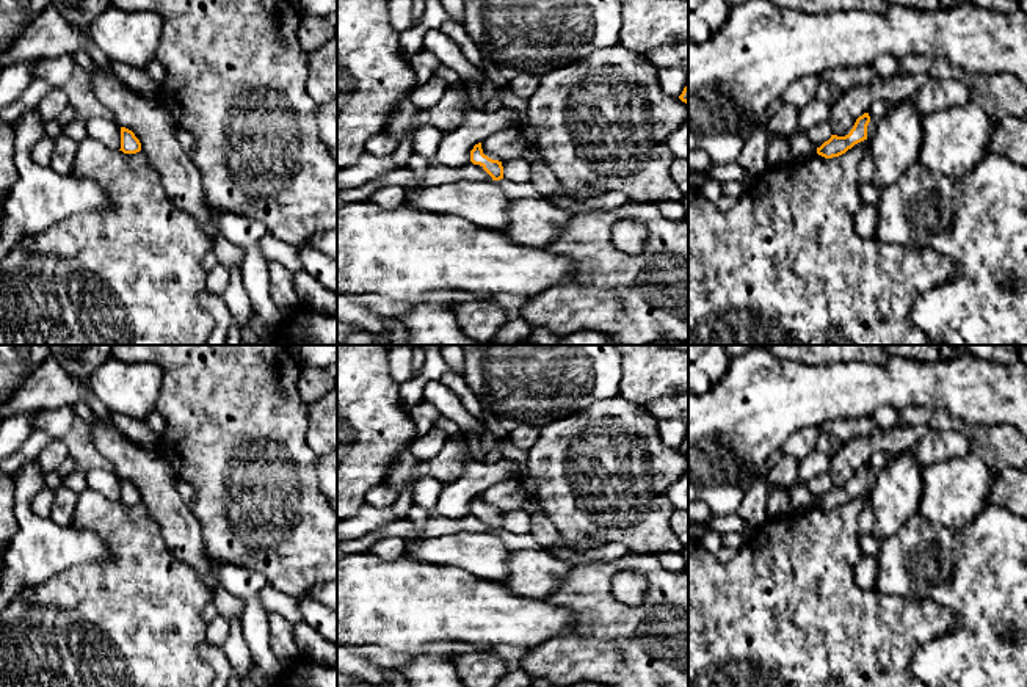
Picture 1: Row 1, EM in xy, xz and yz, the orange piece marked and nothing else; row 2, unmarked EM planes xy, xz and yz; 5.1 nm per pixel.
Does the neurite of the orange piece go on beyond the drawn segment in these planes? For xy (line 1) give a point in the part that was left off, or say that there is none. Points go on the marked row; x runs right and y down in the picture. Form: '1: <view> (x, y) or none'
1: none

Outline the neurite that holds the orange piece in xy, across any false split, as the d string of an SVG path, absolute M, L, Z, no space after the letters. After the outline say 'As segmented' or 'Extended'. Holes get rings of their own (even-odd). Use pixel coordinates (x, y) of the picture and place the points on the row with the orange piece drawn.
M121 127L121 149L124 154L136 154L141 151L141 143L135 133L125 127Z. As segmented

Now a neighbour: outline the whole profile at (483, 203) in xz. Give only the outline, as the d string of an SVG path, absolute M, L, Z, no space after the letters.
M461 180L437 187L417 187L409 194L411 207L456 215L472 224L503 232L508 227L505 191L495 180Z

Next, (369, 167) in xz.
M364 152L356 165L337 171L337 188L356 188L397 168L392 155L375 157Z

